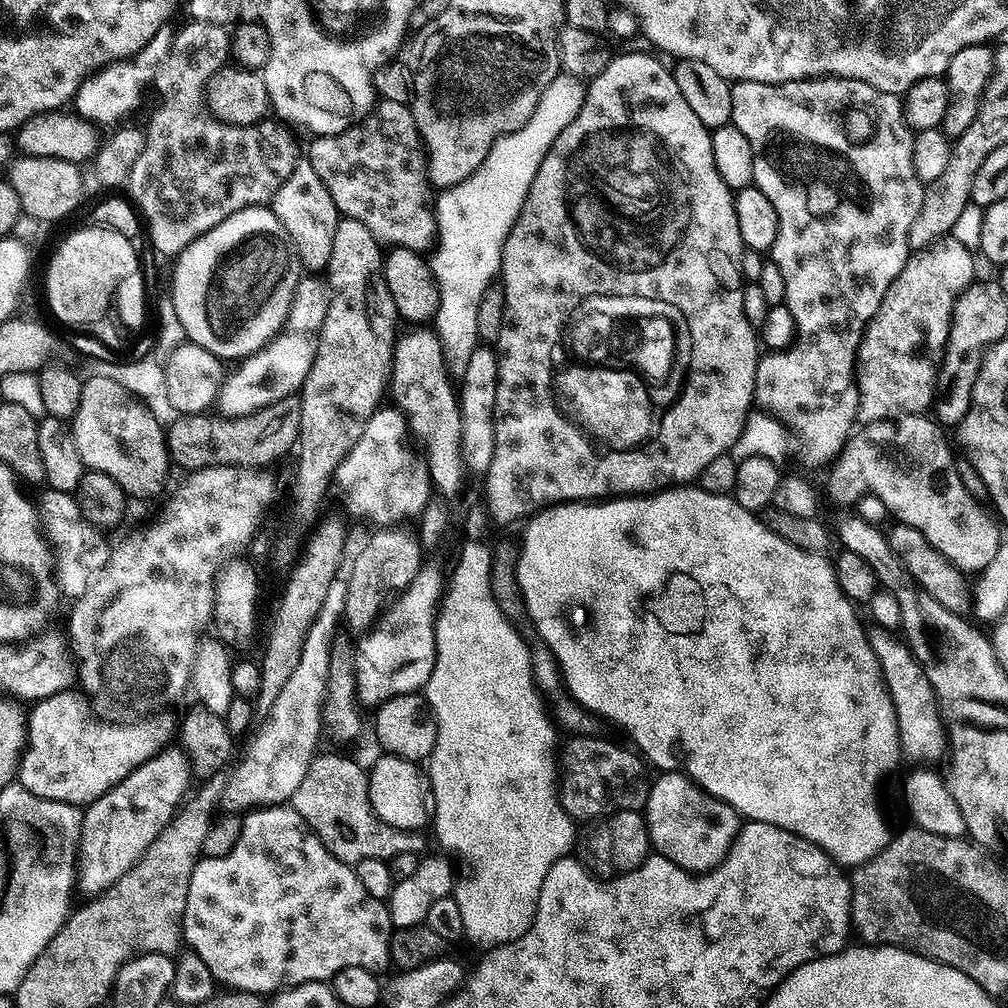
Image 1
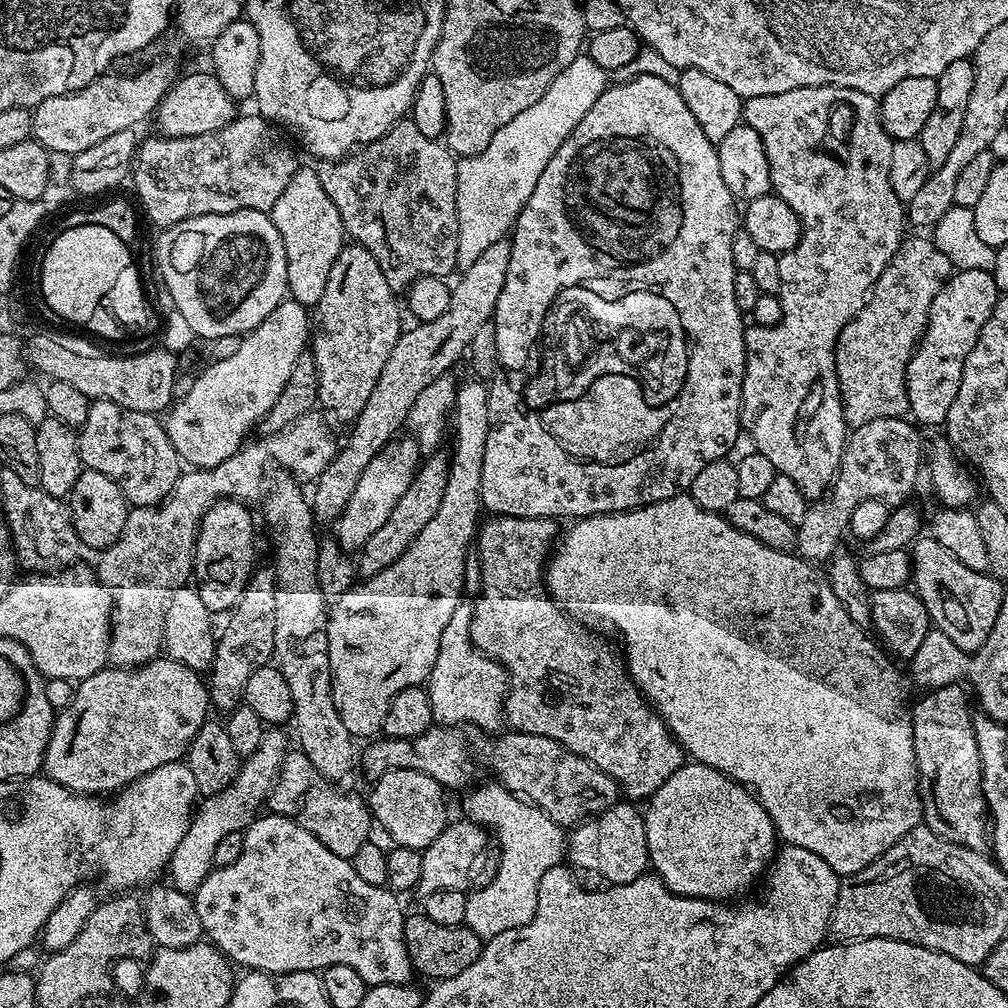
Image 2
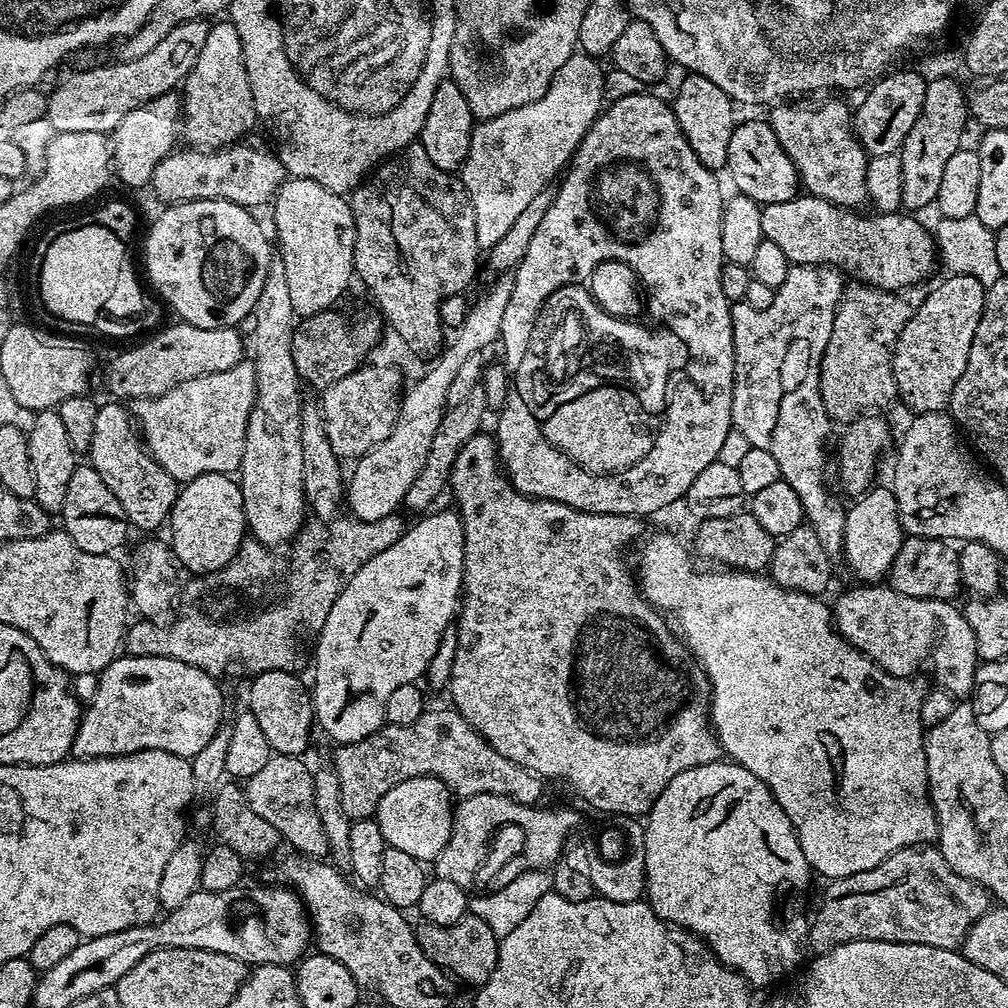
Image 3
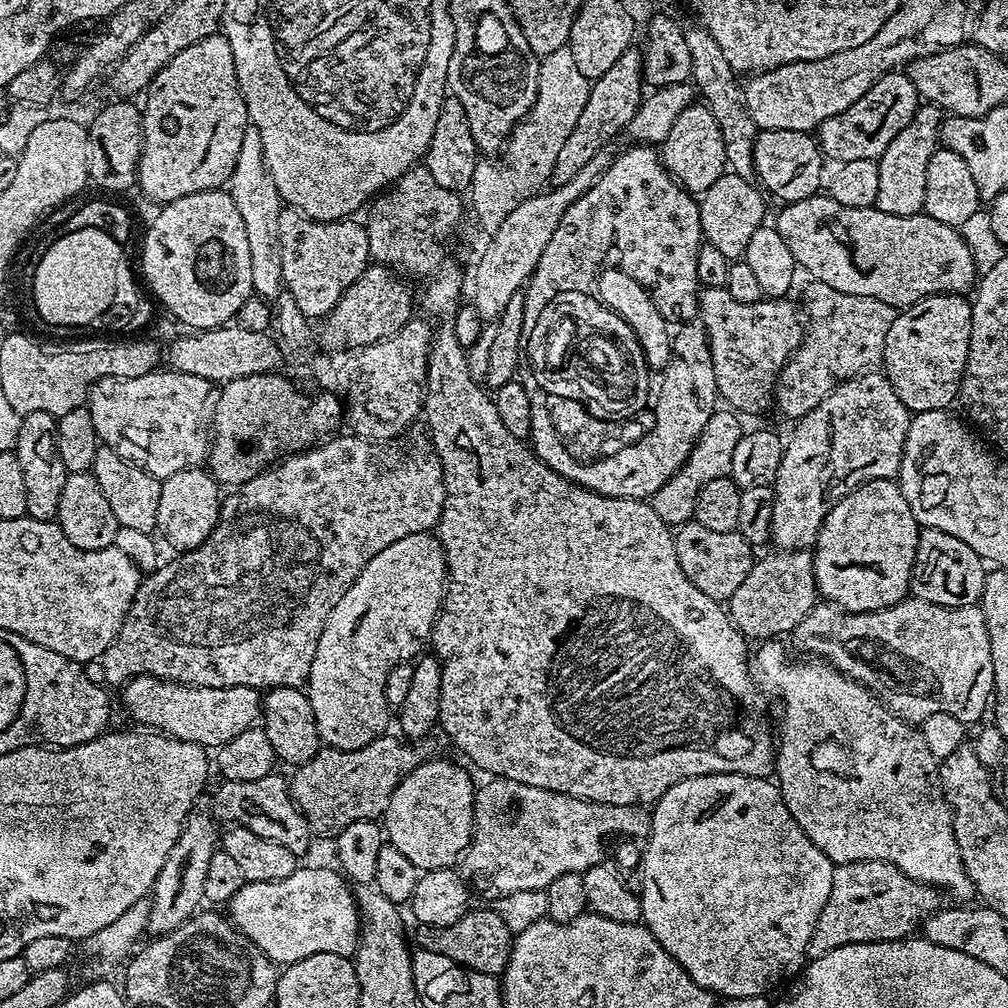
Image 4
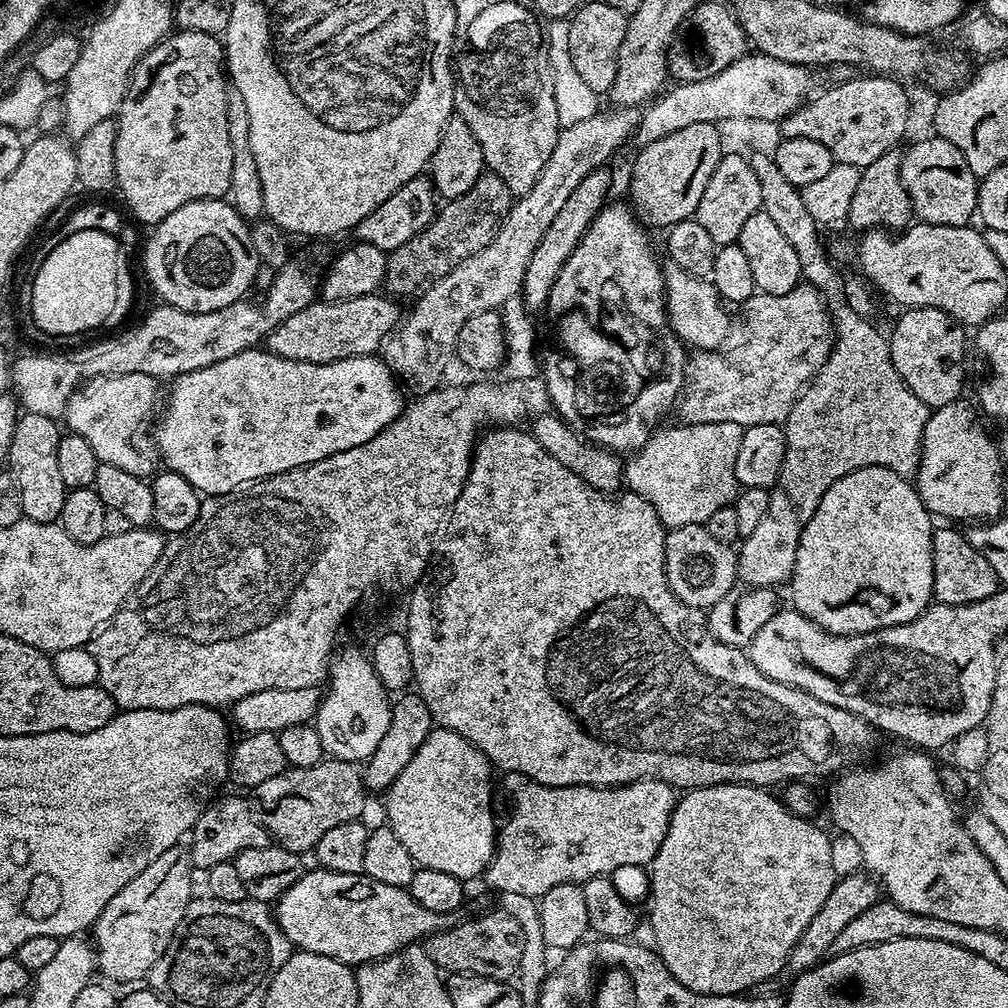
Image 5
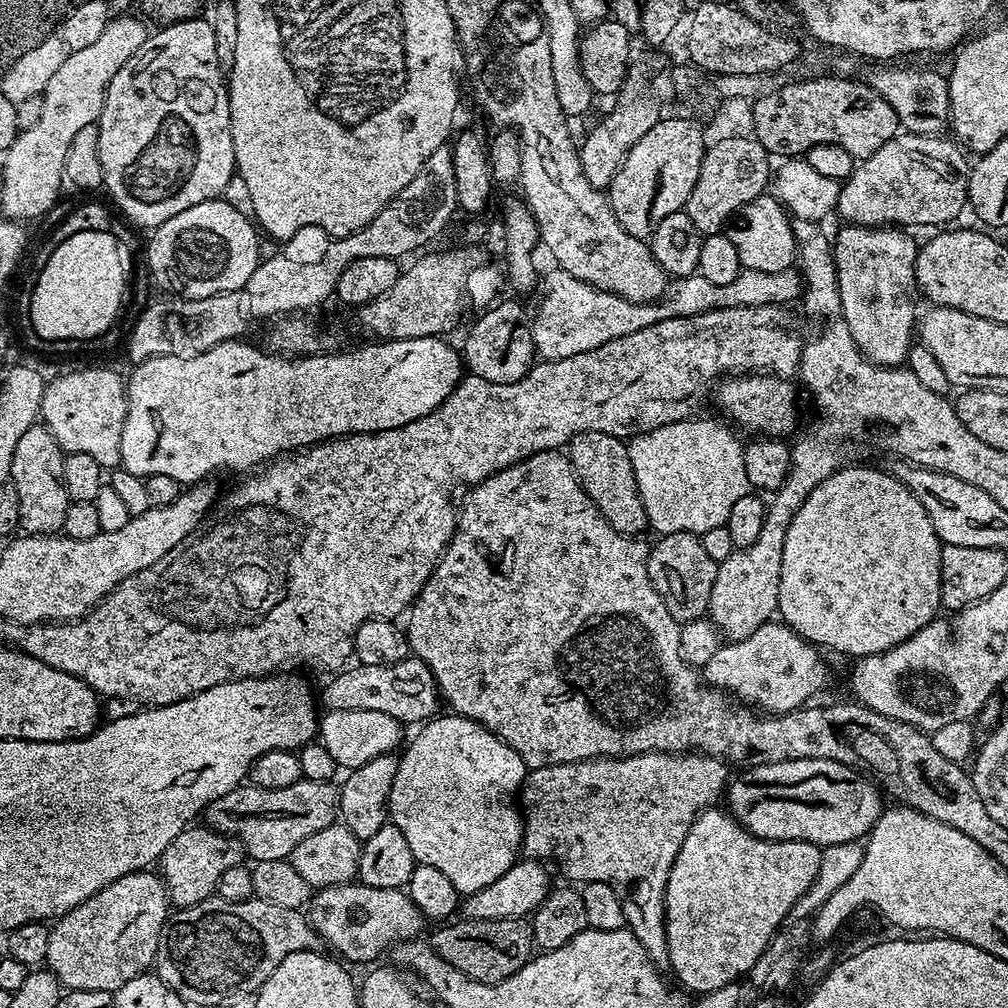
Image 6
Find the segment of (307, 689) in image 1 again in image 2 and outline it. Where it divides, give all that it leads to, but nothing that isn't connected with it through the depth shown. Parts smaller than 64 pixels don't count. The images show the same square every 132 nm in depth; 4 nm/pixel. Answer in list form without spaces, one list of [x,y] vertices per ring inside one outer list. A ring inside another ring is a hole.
[[[280,728],[267,729],[258,750],[241,763],[241,768],[230,786],[216,795],[205,797],[193,811],[186,835],[178,842],[169,860],[168,872],[172,874],[178,891],[194,894],[215,867],[213,860],[218,842],[222,842],[228,834],[245,830],[256,818],[260,810],[258,808],[262,808],[267,801],[273,782],[280,773],[281,762],[288,753],[290,745],[283,732]]]

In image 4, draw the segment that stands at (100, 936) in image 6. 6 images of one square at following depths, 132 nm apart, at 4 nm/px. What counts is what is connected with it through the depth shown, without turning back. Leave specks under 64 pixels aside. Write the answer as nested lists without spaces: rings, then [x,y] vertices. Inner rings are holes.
[[[204,798],[197,799],[188,812],[188,820],[184,823],[184,828],[178,834],[178,842],[174,842],[174,850],[170,850],[170,858],[166,858],[166,866],[162,866],[152,887],[150,893],[152,909],[147,929],[149,933],[171,934],[201,911],[205,903],[202,886],[206,883],[206,870],[210,858],[217,850],[218,822],[212,816],[209,801]]]

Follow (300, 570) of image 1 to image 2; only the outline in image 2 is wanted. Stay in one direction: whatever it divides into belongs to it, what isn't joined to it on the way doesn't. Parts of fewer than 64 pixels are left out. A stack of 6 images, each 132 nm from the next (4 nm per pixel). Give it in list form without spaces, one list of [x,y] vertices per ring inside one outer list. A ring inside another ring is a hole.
[[[511,239],[494,242],[494,246],[463,269],[464,277],[451,285],[450,306],[442,318],[416,322],[411,325],[413,328],[405,327],[401,331],[398,342],[394,342],[394,350],[390,350],[390,358],[386,358],[386,366],[382,366],[382,374],[378,374],[374,391],[351,425],[350,438],[315,481],[316,490],[310,503],[317,523],[337,521],[366,466],[395,439],[398,430],[405,427],[414,398],[418,398],[434,378],[449,375],[460,355],[463,357],[467,353],[474,333],[495,317],[498,294],[502,294],[502,285],[506,283],[506,274],[510,270],[511,250]]]

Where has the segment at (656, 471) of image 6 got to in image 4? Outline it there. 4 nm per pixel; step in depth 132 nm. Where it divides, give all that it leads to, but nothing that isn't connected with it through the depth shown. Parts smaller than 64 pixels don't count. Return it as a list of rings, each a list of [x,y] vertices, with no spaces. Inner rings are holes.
[[[717,410],[713,412],[710,422],[702,430],[700,437],[696,439],[696,445],[691,454],[686,458],[684,465],[675,472],[650,498],[652,509],[670,526],[683,526],[693,519],[696,511],[696,499],[698,494],[708,482],[714,482],[714,478],[722,478],[728,475],[730,470],[730,458],[734,458],[734,446],[738,446],[738,438],[744,435],[745,425],[740,425],[741,417],[732,410]]]

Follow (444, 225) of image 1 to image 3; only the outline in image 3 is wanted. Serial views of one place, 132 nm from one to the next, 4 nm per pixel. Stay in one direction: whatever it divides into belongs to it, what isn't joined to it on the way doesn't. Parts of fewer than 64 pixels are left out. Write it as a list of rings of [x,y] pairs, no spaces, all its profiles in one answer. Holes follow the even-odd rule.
[[[577,50],[570,58],[566,58],[566,66],[562,66],[562,70],[554,74],[546,94],[542,94],[538,102],[530,102],[506,114],[498,114],[498,118],[490,118],[475,125],[469,154],[462,167],[462,179],[470,202],[474,206],[474,222],[481,250],[492,248],[494,242],[498,242],[498,238],[502,238],[502,234],[510,230],[510,225],[534,199],[534,194],[549,187],[561,175],[565,165],[571,161],[582,138],[588,133],[588,127],[600,115],[602,105],[605,103],[604,72],[600,69],[600,64],[599,59]]]

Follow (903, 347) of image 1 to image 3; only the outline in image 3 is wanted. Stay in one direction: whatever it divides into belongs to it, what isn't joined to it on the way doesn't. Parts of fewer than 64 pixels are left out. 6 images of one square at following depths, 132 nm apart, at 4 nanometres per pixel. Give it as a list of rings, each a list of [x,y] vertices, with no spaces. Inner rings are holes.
[[[871,286],[855,287],[849,287],[840,297],[840,305],[836,307],[834,326],[830,330],[830,342],[826,342],[826,350],[818,365],[820,397],[824,403],[824,409],[836,422],[840,420],[851,422],[861,414],[868,414],[873,410],[884,410],[880,408],[886,407],[891,400],[897,399],[894,370],[892,369],[892,351],[898,342],[898,334],[902,334],[902,326],[910,322],[913,311],[918,306],[922,306],[926,295],[925,289],[920,286],[903,290]]]

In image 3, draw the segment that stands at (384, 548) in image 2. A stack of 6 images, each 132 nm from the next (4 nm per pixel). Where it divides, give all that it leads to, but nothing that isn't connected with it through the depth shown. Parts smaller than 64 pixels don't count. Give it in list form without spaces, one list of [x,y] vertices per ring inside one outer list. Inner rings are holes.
[[[483,383],[474,386],[474,390],[470,390],[470,394],[464,401],[453,404],[447,409],[442,422],[438,425],[438,430],[435,431],[434,440],[430,445],[430,452],[426,456],[425,465],[422,466],[418,478],[415,478],[414,484],[410,486],[410,490],[405,494],[402,503],[405,509],[408,507],[412,512],[420,512],[416,514],[427,513],[433,507],[431,504],[443,492],[445,495],[446,489],[450,484],[454,458],[458,458],[458,450],[462,450],[462,446],[466,446],[466,442],[470,438],[474,438],[483,429],[480,427],[484,424],[484,415],[489,415],[489,412],[490,409],[486,402],[486,390]]]

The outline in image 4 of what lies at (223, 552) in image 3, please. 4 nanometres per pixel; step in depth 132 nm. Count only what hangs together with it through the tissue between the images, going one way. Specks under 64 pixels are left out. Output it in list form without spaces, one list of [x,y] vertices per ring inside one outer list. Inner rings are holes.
[[[193,466],[178,474],[170,474],[170,478],[160,481],[156,532],[164,535],[163,543],[176,548],[172,550],[177,553],[202,546],[202,542],[206,542],[209,534],[216,529],[221,503],[221,485],[203,467]]]

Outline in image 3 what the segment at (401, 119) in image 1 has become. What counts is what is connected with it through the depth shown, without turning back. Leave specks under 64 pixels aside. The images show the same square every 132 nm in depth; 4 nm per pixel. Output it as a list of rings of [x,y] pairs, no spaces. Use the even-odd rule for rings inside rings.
[[[419,142],[406,145],[395,156],[376,165],[374,171],[350,193],[354,214],[354,272],[376,299],[379,315],[404,339],[404,344],[420,356],[439,353],[446,329],[440,320],[440,307],[446,298],[467,293],[476,267],[482,264],[474,206],[459,175],[434,166]]]

